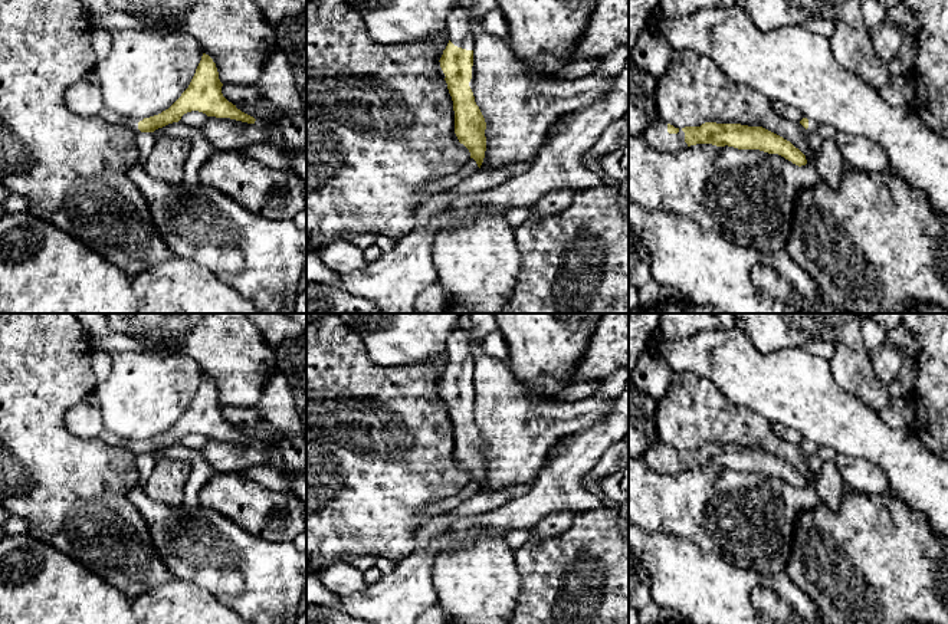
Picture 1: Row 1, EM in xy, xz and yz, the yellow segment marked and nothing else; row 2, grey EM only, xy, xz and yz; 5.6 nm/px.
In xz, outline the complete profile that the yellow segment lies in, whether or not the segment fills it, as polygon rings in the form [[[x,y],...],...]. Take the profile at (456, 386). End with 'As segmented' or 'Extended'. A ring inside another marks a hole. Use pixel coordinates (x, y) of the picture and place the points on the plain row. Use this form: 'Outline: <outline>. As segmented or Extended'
Outline: [[[468,313],[470,329],[456,329],[446,341],[449,365],[437,384],[447,405],[455,433],[455,456],[480,490],[486,473],[486,444],[475,424],[475,388],[472,342],[482,341],[496,329],[495,313]]]. Extended

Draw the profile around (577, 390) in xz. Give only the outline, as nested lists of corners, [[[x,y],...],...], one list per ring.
[[[583,380],[583,381],[574,381],[573,384],[561,388],[557,393],[557,398],[560,401],[573,403],[585,397],[591,397],[598,390],[601,381],[597,380]]]

